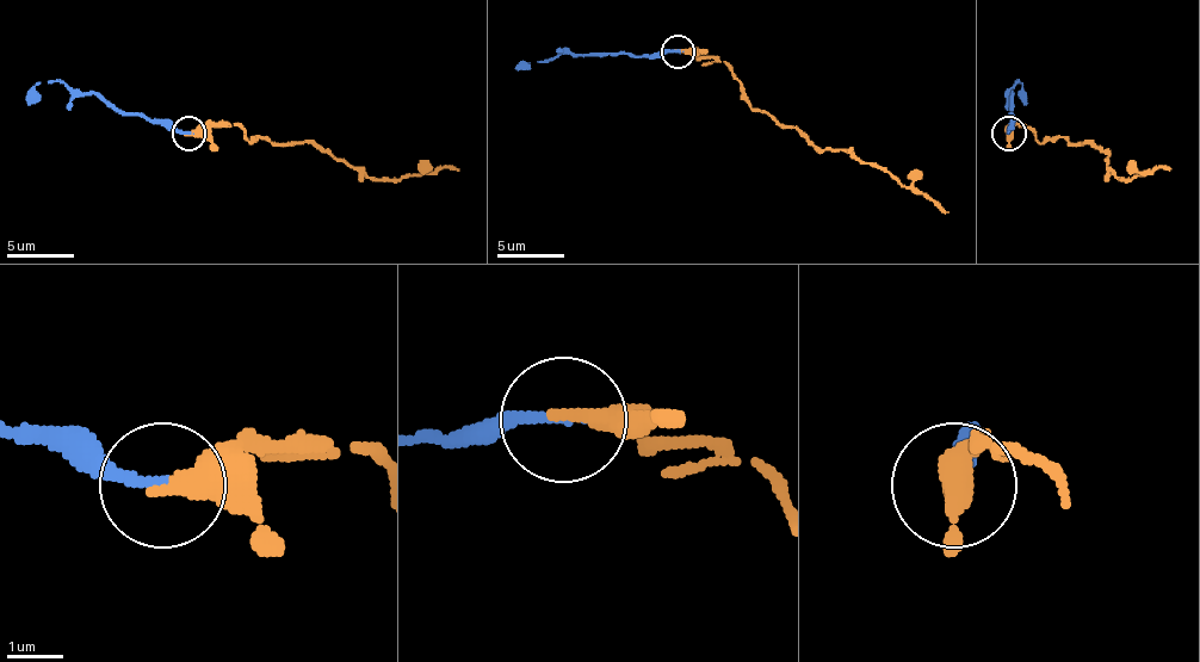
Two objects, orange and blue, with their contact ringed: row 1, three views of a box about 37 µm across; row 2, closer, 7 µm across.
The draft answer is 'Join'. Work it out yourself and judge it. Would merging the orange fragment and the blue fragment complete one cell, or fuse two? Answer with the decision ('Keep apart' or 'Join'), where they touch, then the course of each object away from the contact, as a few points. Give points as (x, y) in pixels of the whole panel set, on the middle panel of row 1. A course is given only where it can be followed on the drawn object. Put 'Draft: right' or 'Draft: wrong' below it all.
Keep apart. Place: (678, 51). Course of orange: (676, 50), (717, 57), (741, 94), (818, 148), (842, 148), (859, 162), (877, 162), (947, 212). Course of blue: (676, 50), (633, 57), (562, 54), (518, 70)
Draft: wrong

